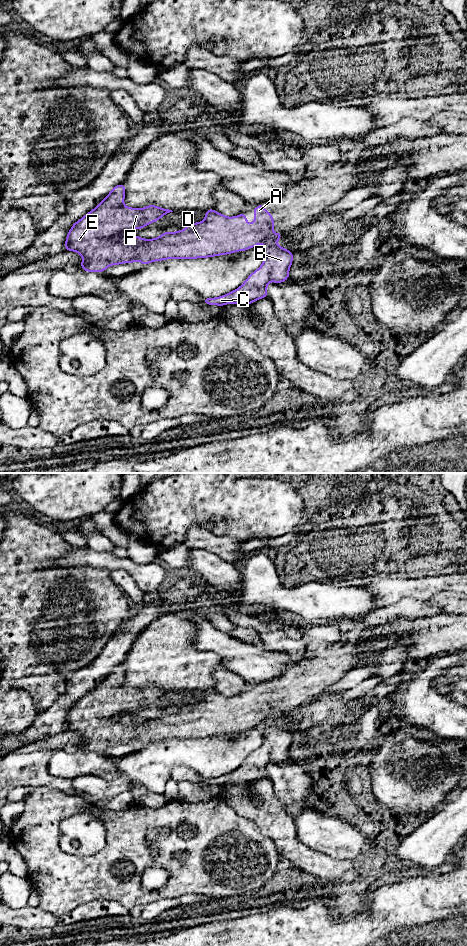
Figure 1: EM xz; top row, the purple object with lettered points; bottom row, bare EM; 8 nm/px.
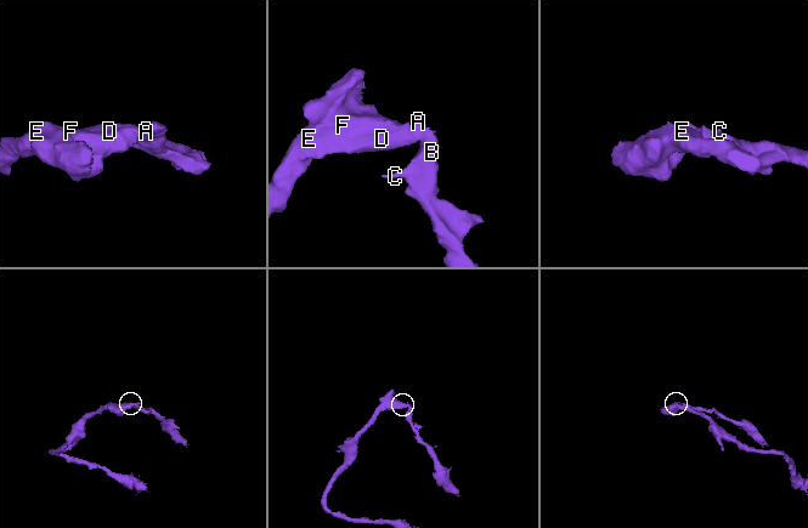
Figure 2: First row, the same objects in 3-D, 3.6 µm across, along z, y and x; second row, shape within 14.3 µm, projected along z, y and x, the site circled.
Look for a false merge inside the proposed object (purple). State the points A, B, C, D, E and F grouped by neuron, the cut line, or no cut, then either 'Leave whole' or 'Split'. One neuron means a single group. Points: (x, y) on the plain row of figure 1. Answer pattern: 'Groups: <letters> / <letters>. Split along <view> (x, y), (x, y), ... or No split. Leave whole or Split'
Groups: A D E F / B C. Split along xz (272, 713), (263, 722). Split

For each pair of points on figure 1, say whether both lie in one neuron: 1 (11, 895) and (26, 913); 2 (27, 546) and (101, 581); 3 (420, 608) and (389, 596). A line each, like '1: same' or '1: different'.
1: different
2: same
3: different

